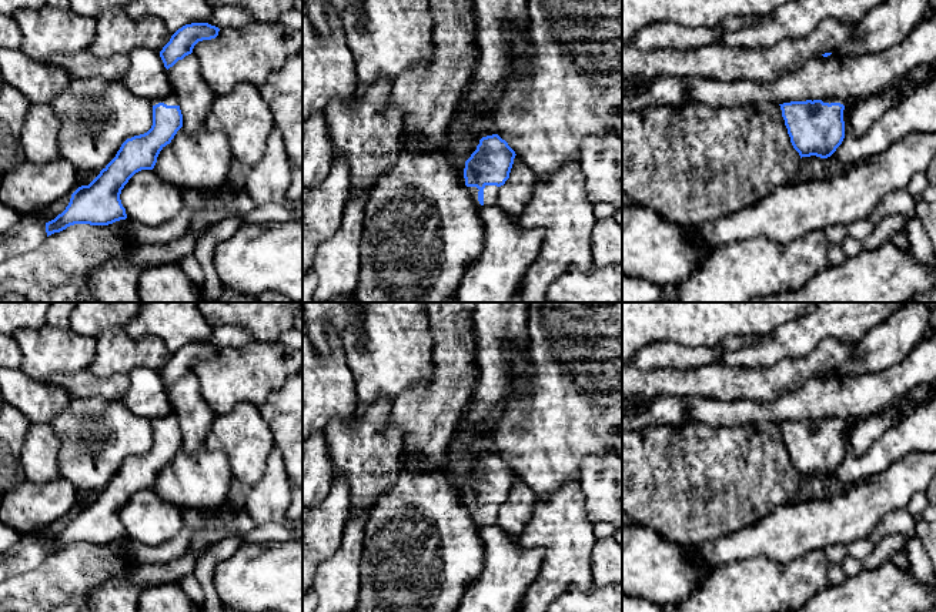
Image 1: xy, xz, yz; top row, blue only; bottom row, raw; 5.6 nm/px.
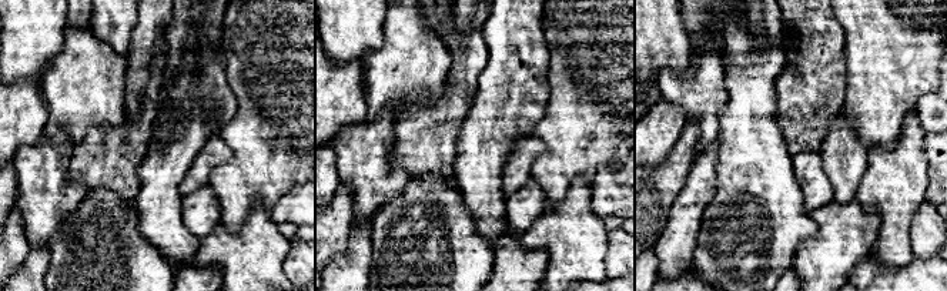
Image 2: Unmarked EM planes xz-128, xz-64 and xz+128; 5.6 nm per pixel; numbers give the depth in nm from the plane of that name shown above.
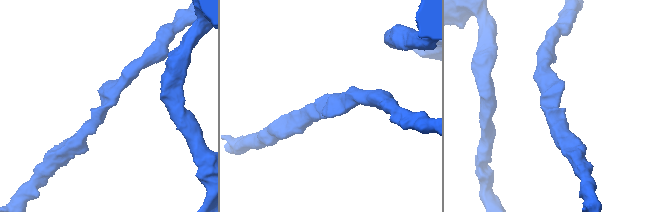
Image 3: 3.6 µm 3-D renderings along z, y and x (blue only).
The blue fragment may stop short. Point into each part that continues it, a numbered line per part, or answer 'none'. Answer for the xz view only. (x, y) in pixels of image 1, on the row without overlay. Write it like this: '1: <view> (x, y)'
1: xz (490, 511)

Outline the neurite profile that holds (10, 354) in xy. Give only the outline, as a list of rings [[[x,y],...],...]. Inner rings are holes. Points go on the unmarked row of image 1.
[[[0,334],[0,369],[20,369],[21,350],[13,337]]]

